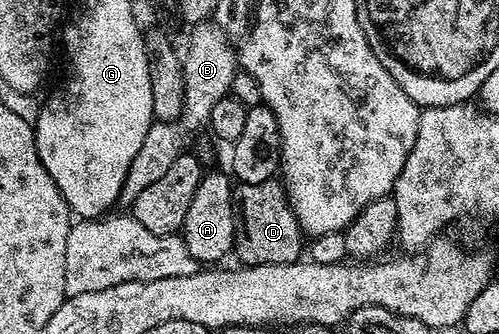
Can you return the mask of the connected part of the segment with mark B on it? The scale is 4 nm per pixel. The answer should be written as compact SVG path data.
M208 19L194 26L190 30L191 38L187 41L187 53L182 54L183 74L185 75L185 103L183 113L174 121L156 120L149 127L149 135L145 135L145 143L141 143L141 151L133 158L131 170L123 184L123 190L118 199L118 204L129 207L152 183L157 183L165 171L185 151L183 145L187 137L194 135L198 129L208 128L211 116L213 115L213 103L217 99L228 96L233 83L233 75L237 72L235 50L227 41L227 36L221 31L221 27L215 24L214 20Z

